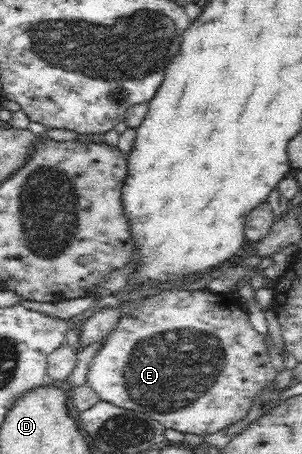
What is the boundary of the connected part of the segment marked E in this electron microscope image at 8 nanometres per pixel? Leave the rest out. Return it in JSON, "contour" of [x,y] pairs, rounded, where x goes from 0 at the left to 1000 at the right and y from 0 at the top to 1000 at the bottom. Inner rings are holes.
{"contour":[[[540,641],[526,650],[487,654],[460,670],[447,672],[440,685],[394,703],[381,722],[341,749],[331,771],[298,795],[288,819],[285,846],[325,868],[325,879],[364,885],[391,896],[437,905],[467,905],[503,916],[517,927],[543,936],[546,945],[583,945],[603,954],[646,954],[649,958],[685,960],[801,927],[834,896],[834,879],[861,866],[868,857],[887,852],[894,839],[907,839],[917,817],[901,806],[901,791],[887,784],[877,744],[861,738],[828,714],[821,687],[791,659],[762,650],[709,650],[695,641]]]}

